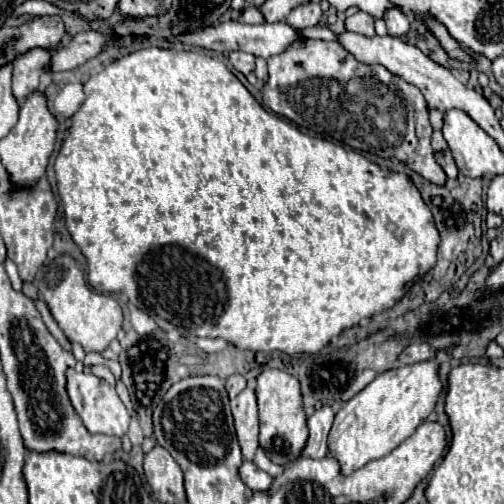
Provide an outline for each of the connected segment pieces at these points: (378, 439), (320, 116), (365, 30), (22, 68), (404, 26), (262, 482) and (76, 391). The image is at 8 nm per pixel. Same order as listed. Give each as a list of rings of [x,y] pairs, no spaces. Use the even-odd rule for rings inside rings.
[[[436,356],[432,360],[386,370],[344,404],[344,408],[336,414],[328,440],[328,456],[334,456],[340,462],[344,474],[352,474],[366,462],[392,452],[392,448],[406,440],[418,424],[428,418],[442,392],[438,370],[440,362]]]
[[[306,40],[272,56],[268,72],[270,78],[262,94],[278,116],[354,150],[366,150],[380,158],[398,158],[432,184],[446,182],[446,174],[436,164],[430,148],[432,126],[422,92],[384,66],[358,62],[338,42]]]
[[[356,12],[354,16],[348,16],[346,18],[346,28],[350,32],[358,32],[358,34],[364,34],[364,36],[374,36],[374,20],[372,16],[368,16],[366,12]]]
[[[30,50],[24,56],[18,56],[12,62],[12,94],[16,96],[16,102],[22,104],[28,94],[36,92],[40,86],[40,76],[44,72],[44,66],[50,60],[48,50]]]
[[[390,10],[390,12],[386,12],[384,22],[386,22],[386,26],[388,26],[388,34],[390,34],[390,36],[404,36],[404,34],[408,34],[408,30],[410,30],[410,22],[408,22],[408,18],[406,18],[400,10]]]
[[[244,460],[244,464],[242,464],[242,468],[240,468],[240,478],[242,478],[242,482],[244,482],[248,488],[252,488],[254,492],[266,492],[266,490],[270,490],[272,480],[274,480],[270,474],[262,472],[262,470],[256,468],[252,462],[246,462],[246,460]]]
[[[70,368],[68,370],[68,396],[70,396],[78,416],[82,418],[84,426],[92,434],[110,434],[110,436],[122,438],[128,432],[130,414],[126,410],[126,406],[122,404],[122,400],[118,398],[116,390],[112,386],[108,386],[102,378],[88,374],[88,372],[76,372],[74,368]]]

